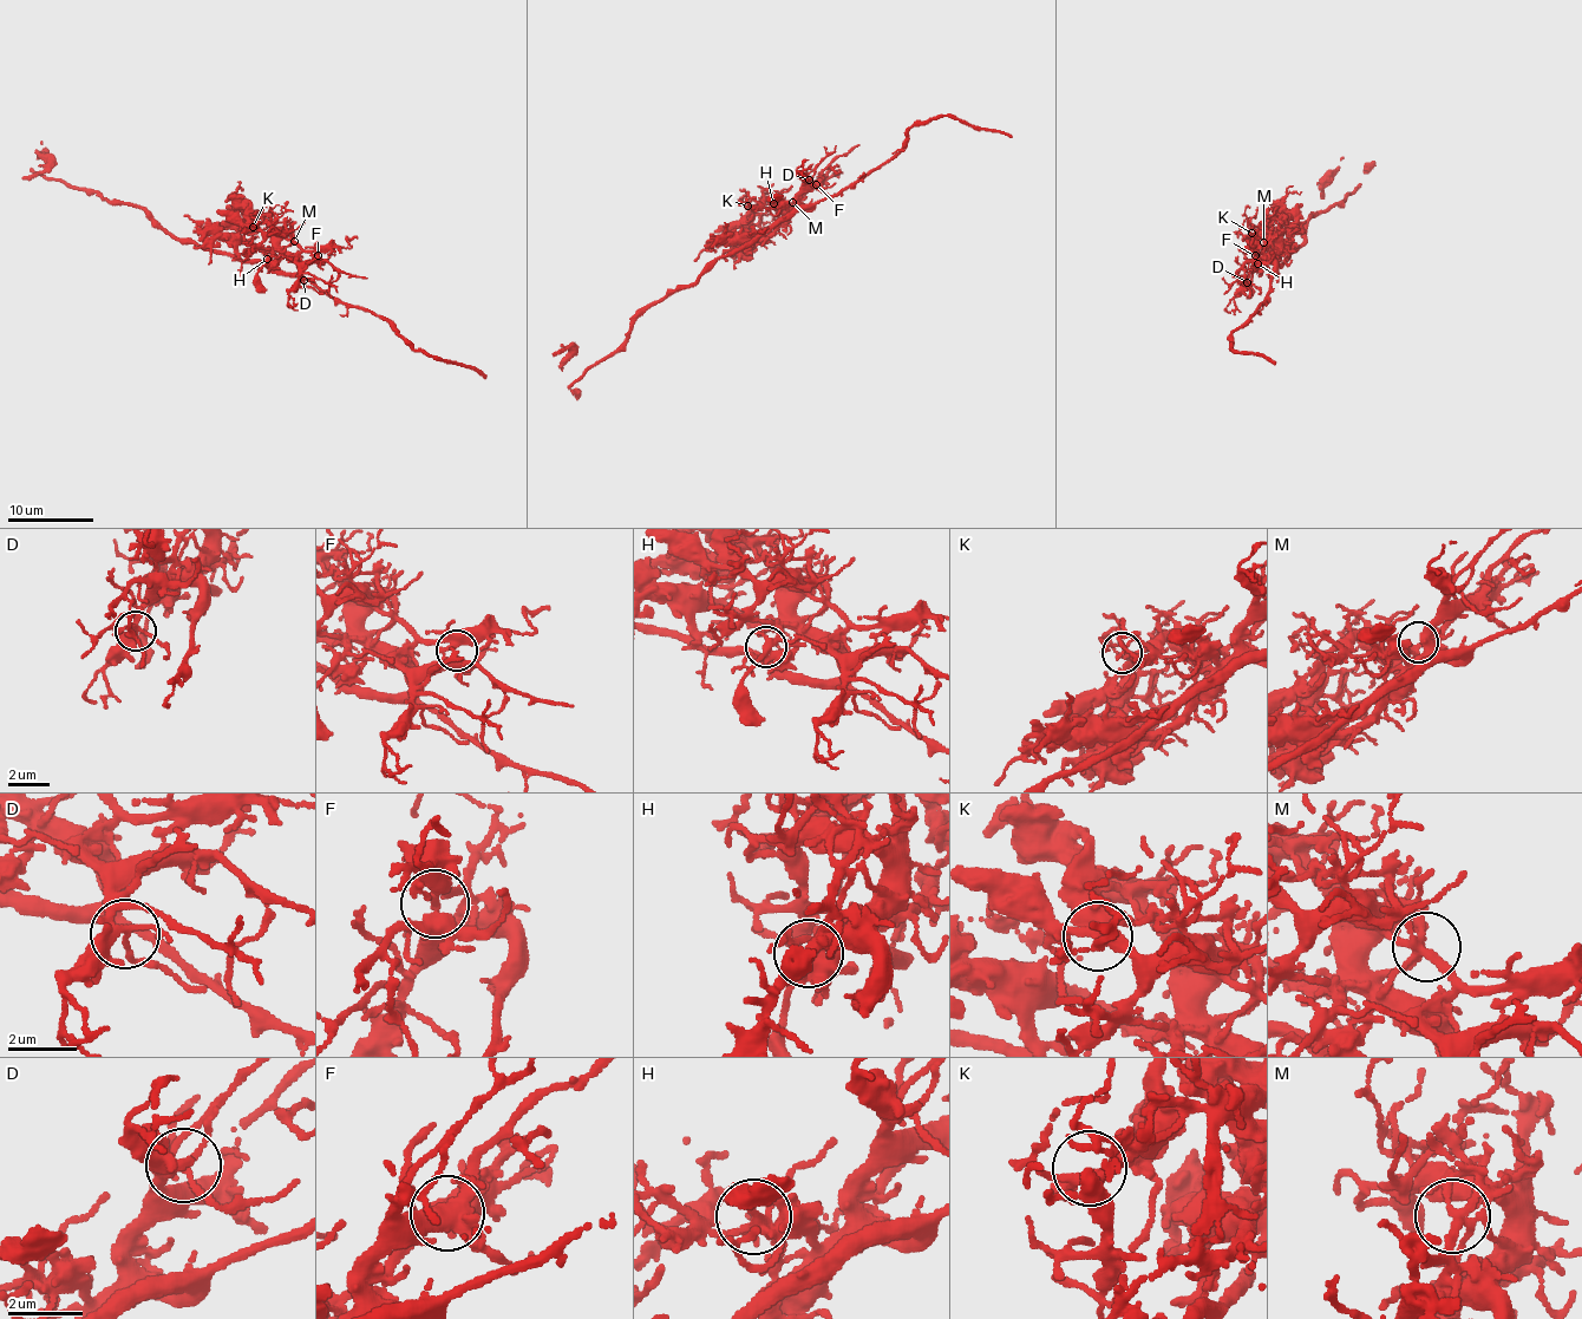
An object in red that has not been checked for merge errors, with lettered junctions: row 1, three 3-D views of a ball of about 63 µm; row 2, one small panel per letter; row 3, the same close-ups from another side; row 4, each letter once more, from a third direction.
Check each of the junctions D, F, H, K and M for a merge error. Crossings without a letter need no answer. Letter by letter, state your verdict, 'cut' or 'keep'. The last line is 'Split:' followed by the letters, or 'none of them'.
D: keep
F: keep
H: keep
K: keep
M: keep
Split: none of them

